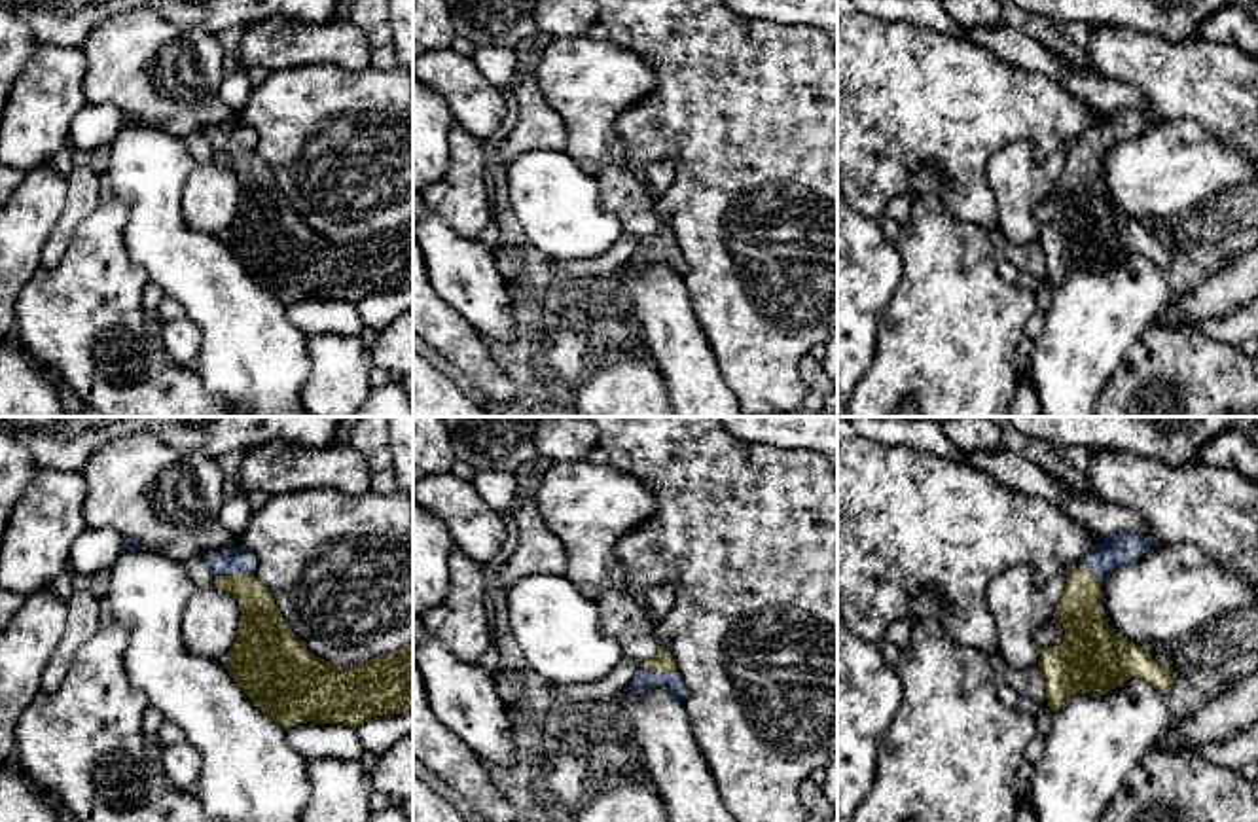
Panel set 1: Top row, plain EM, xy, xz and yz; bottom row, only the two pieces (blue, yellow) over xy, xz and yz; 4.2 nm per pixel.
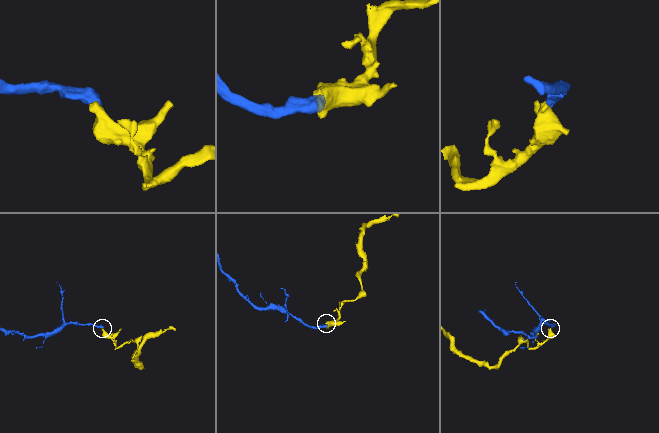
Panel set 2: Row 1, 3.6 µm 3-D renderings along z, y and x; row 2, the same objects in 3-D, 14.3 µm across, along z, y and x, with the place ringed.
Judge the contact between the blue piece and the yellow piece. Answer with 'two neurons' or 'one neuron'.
one neuron

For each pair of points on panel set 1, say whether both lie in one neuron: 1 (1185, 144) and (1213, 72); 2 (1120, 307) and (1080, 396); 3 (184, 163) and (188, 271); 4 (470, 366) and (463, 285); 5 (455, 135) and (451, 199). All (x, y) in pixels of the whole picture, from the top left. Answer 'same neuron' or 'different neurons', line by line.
1: different neurons
2: same neuron
3: same neuron
4: different neurons
5: same neuron

